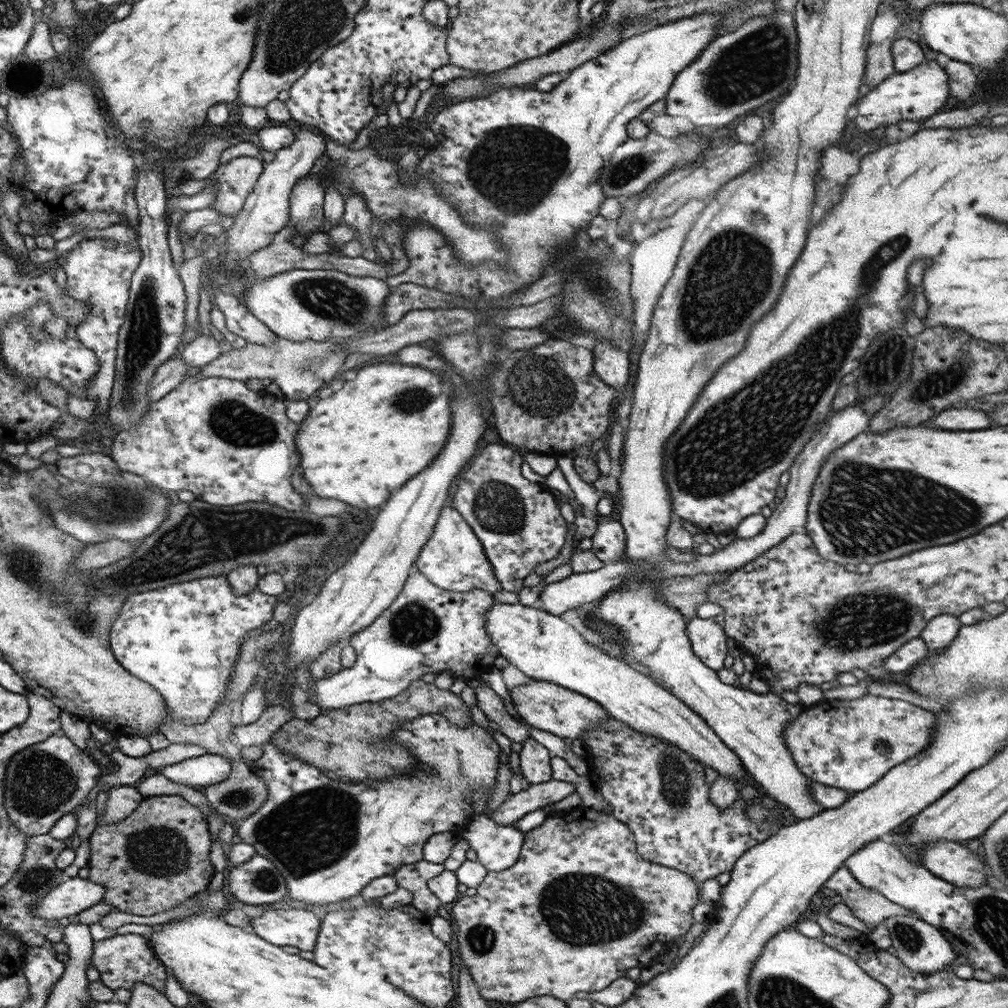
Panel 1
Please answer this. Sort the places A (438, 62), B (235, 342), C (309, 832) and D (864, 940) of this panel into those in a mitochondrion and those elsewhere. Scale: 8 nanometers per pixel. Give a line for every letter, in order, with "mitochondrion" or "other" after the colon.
A: other
B: other
C: mitochondrion
D: other

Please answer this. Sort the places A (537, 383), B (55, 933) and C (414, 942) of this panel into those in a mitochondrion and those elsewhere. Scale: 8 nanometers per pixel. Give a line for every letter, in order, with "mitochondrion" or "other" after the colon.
A: mitochondrion
B: other
C: other

